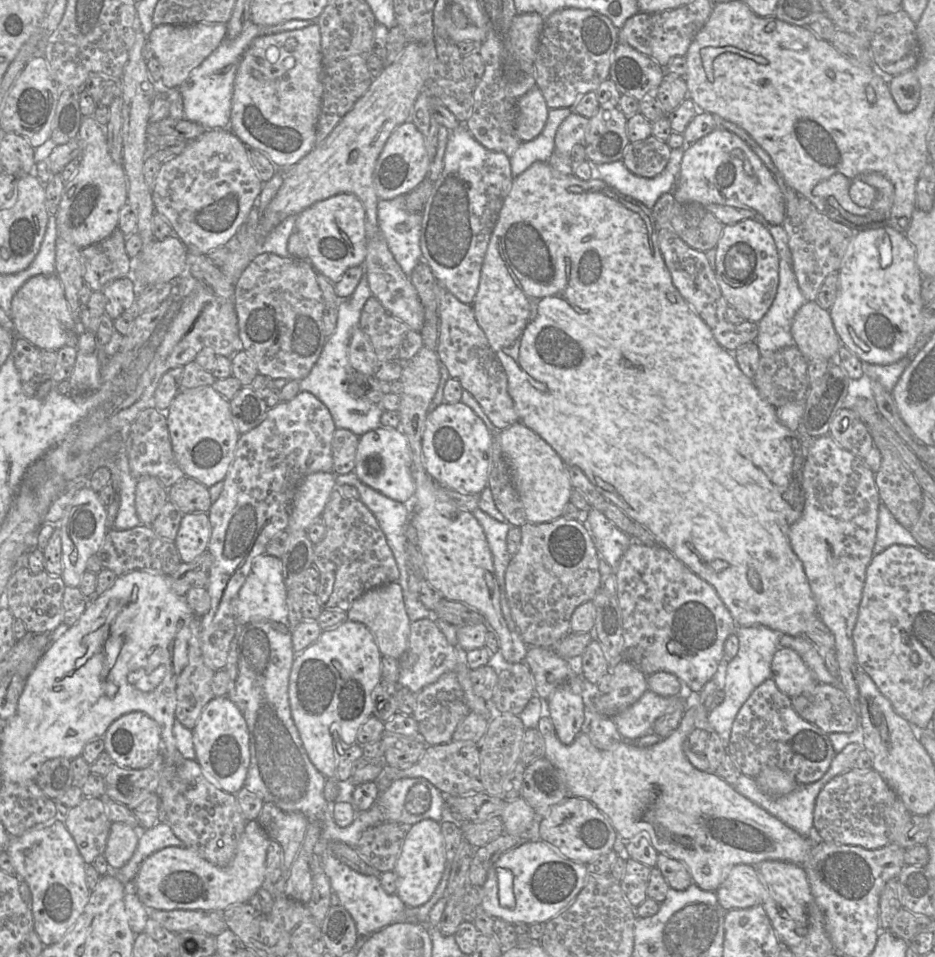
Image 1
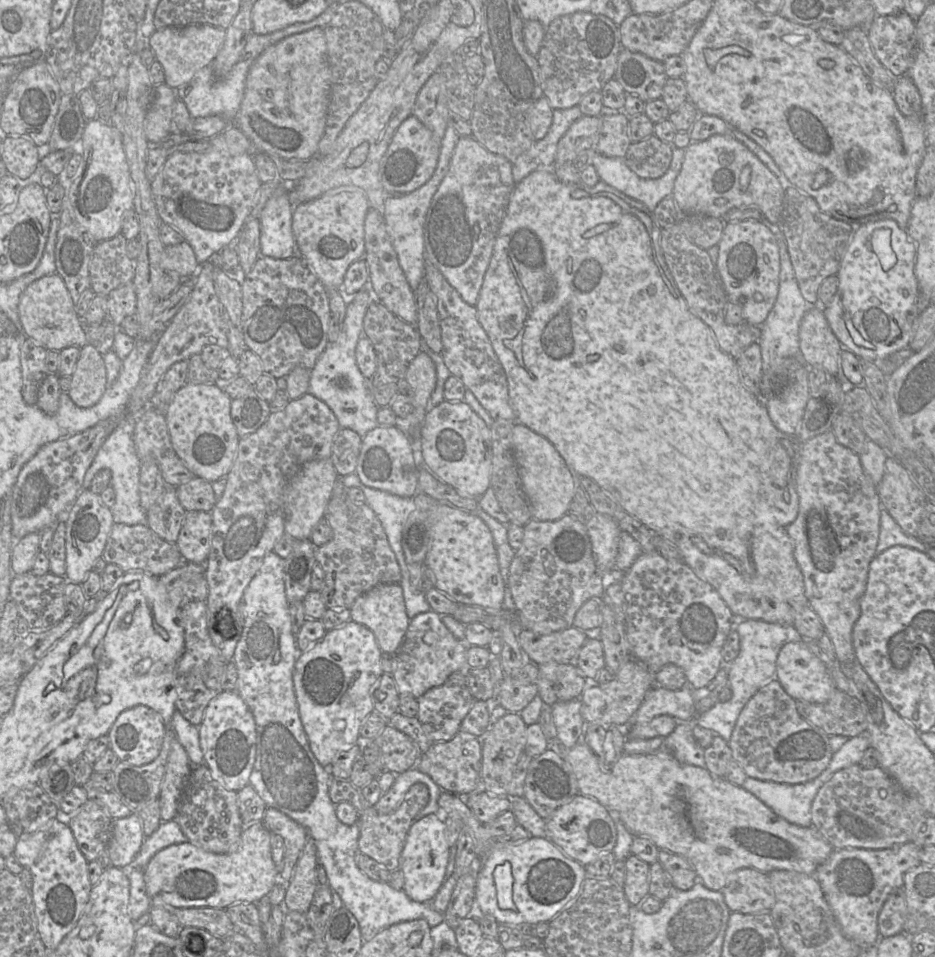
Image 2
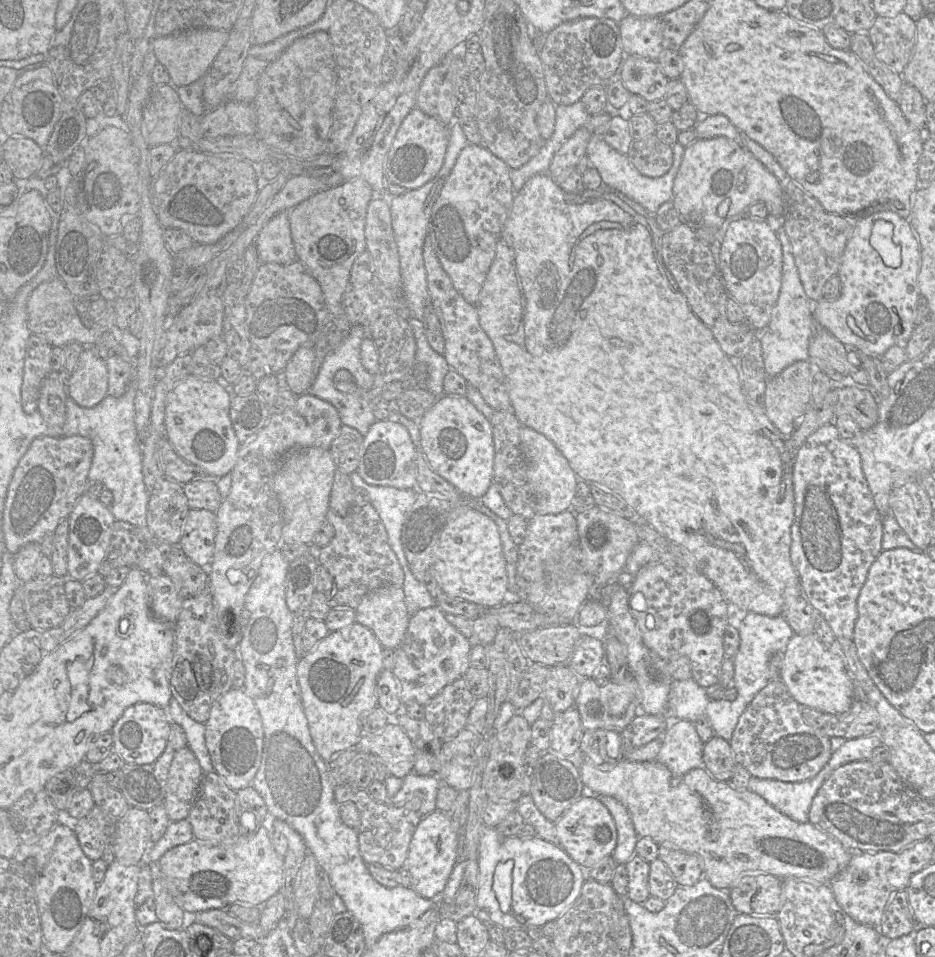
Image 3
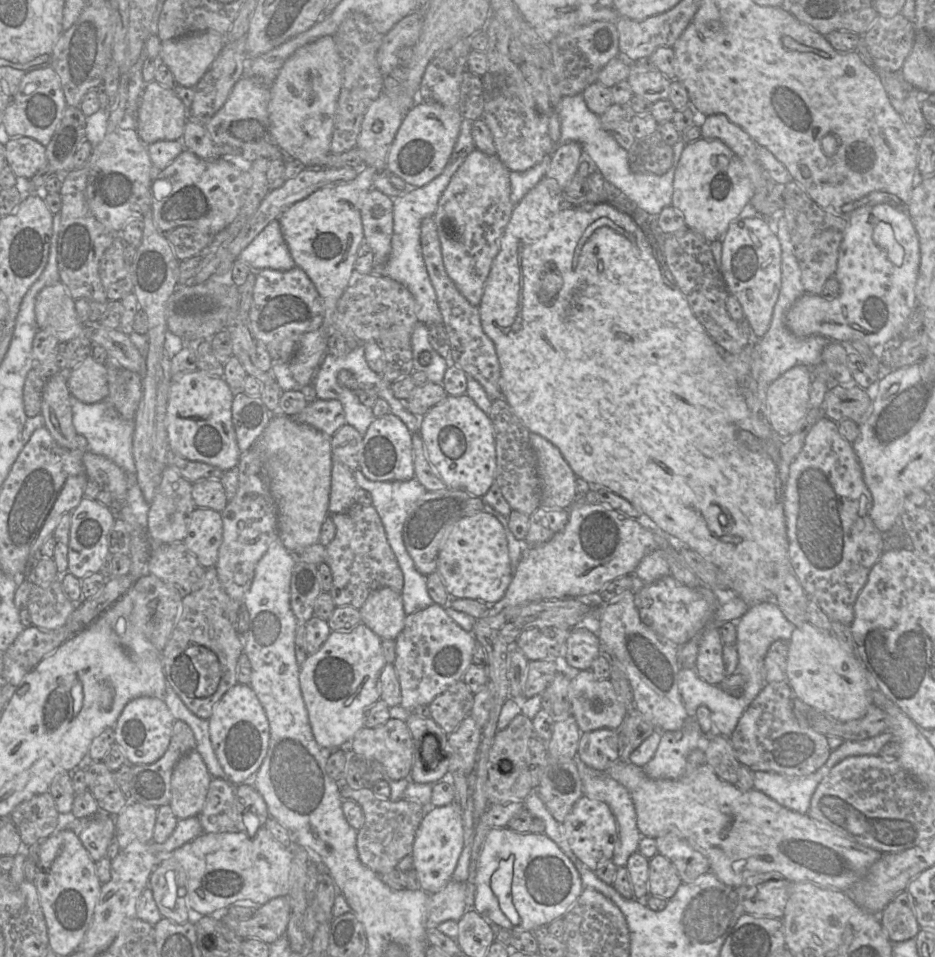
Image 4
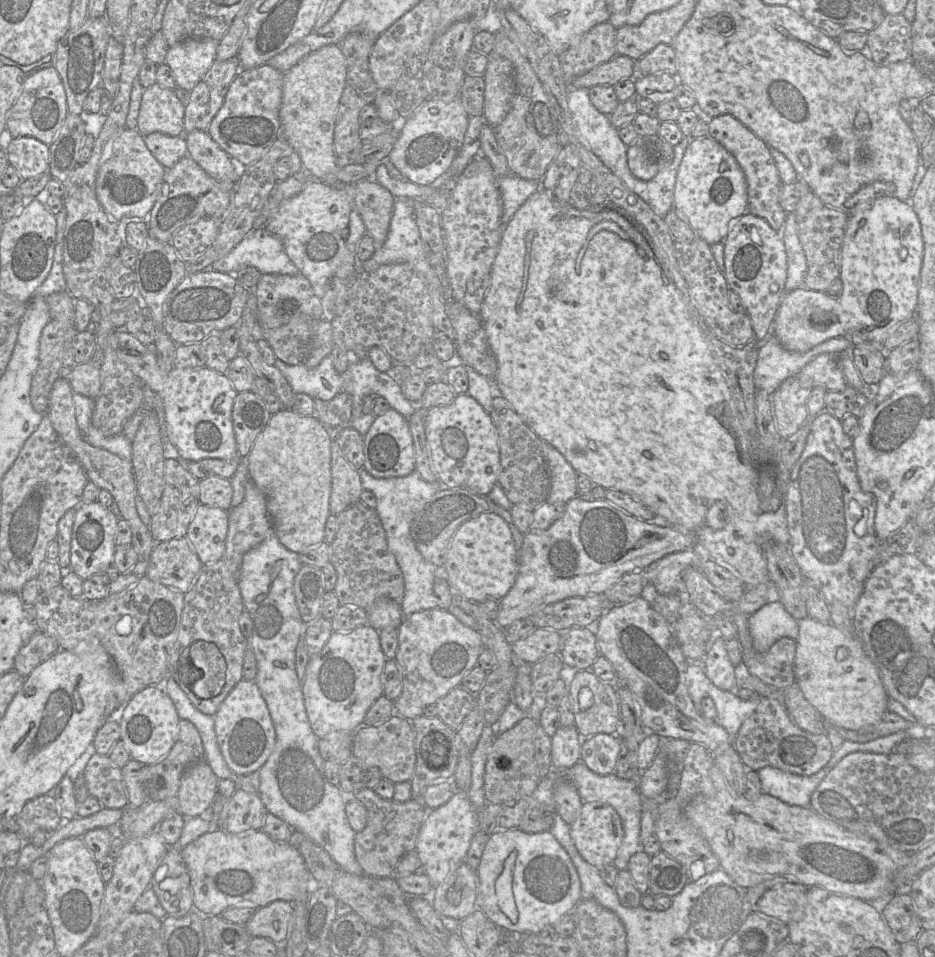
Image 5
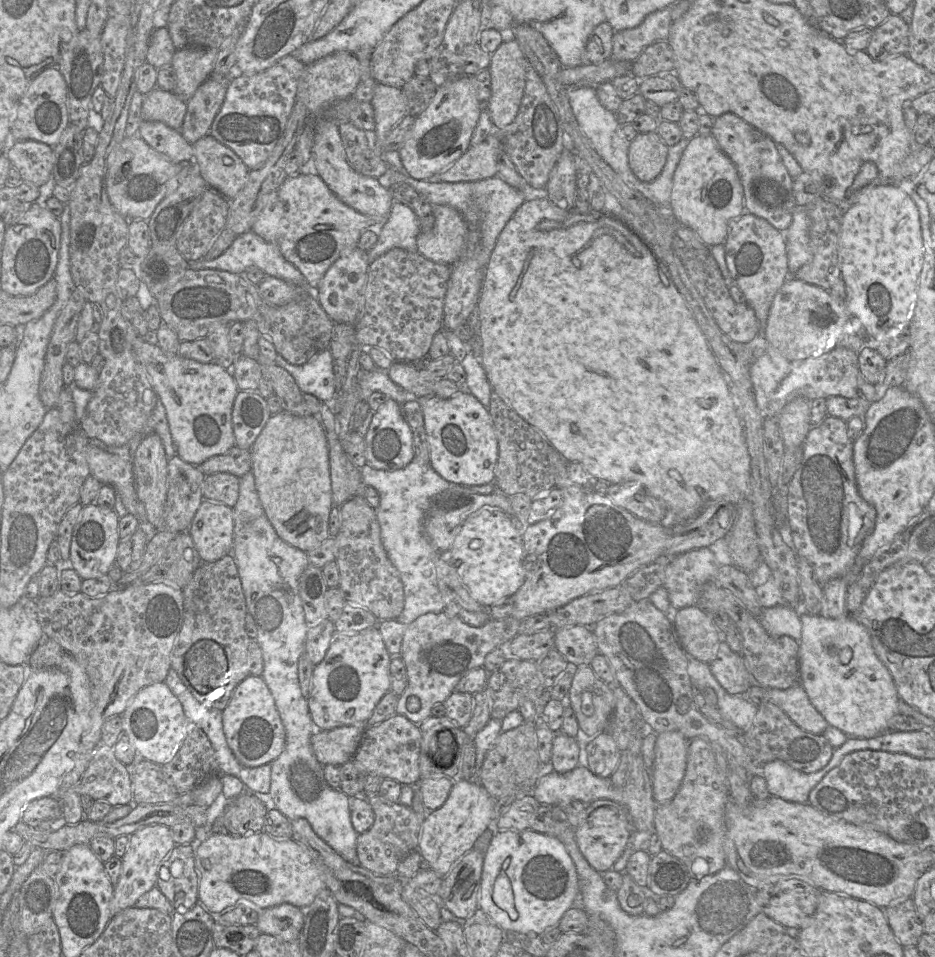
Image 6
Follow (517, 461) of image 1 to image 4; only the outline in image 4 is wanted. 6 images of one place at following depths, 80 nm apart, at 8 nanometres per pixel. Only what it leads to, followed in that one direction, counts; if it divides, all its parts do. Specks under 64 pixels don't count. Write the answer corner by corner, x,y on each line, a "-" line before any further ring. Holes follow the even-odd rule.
530,431
530,440
541,480
540,506
546,509
569,509
576,494
576,474
559,448
549,439

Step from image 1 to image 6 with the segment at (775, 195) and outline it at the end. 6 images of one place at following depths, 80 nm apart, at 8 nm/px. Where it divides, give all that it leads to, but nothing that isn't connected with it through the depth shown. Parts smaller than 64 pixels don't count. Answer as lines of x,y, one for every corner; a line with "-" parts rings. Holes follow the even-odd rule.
711,134
690,139
674,173
669,210
677,222
692,229
708,247
723,244
730,225
745,212
738,171

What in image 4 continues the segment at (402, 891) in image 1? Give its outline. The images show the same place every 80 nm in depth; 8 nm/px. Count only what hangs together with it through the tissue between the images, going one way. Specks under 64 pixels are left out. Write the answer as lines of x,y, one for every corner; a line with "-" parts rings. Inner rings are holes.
454,801
445,806
429,807
416,831
412,849
413,869
416,872
418,886
429,894
440,891
451,879
464,847
463,810

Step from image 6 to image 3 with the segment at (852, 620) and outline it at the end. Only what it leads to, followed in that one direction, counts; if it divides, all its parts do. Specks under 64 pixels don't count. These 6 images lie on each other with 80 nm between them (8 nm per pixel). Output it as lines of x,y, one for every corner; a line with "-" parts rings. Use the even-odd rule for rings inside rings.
812,633
794,634
787,643
779,673
791,696
801,705
830,714
841,714
849,709
854,698
853,685
841,656
826,647

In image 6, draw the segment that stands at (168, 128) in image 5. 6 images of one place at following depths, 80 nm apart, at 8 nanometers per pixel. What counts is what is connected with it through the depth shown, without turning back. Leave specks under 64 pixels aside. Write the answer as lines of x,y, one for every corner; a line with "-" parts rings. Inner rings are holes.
155,87
144,95
141,117
145,121
159,121
180,130
187,110
186,102
172,91

